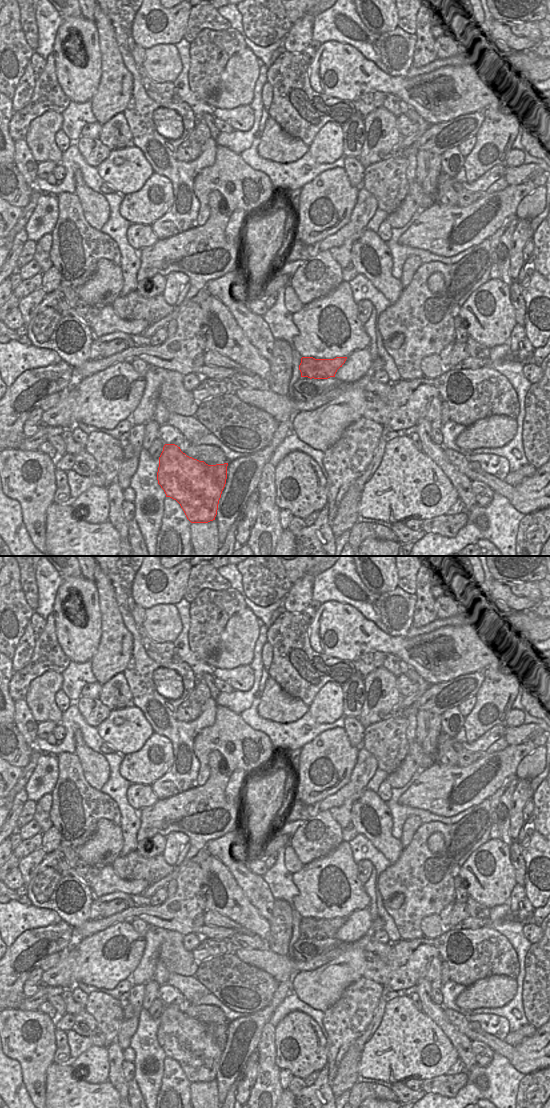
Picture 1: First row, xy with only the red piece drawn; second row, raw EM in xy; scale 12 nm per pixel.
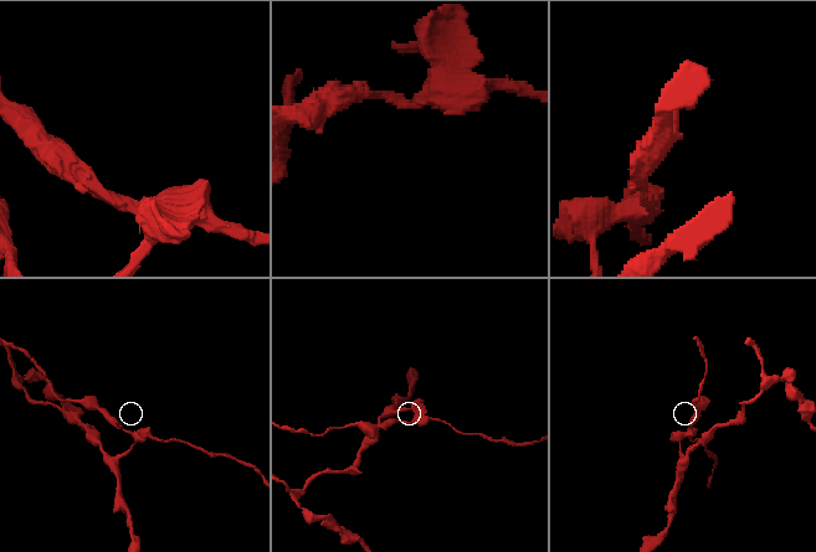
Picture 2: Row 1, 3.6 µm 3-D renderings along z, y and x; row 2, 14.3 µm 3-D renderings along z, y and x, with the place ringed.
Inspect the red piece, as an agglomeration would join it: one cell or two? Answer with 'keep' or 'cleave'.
cleave

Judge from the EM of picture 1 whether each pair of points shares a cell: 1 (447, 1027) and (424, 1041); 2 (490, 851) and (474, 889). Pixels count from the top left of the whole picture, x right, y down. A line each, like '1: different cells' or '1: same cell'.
1: different cells
2: same cell

